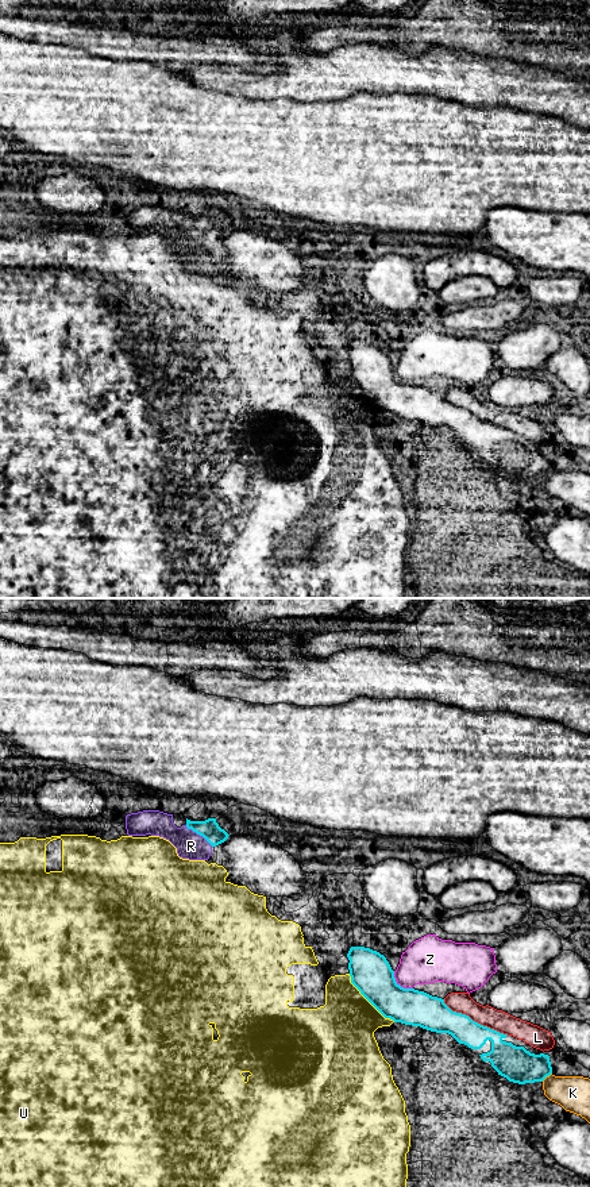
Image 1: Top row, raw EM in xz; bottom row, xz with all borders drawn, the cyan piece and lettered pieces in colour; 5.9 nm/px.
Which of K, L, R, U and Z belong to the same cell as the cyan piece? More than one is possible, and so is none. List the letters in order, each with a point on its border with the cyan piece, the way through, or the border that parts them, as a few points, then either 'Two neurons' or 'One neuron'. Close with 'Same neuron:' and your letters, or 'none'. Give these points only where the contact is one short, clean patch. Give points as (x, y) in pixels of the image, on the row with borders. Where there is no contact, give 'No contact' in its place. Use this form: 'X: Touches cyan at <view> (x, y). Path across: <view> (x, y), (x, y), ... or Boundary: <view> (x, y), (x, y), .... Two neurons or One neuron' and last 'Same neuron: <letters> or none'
K: Touches cyan at xz (546, 1076). Two neurons
L: Touches cyan at xz (474, 1021). Two neurons
R: Touches cyan at xz (199, 833). Path across: xz (209, 829), (205, 833), (199, 833), (191, 846). One neuron
U: Touches cyan at xz (369, 1001). Two neurons
Z: Touches cyan at xz (398, 985). Boundary: xz (393, 971), (394, 979), (401, 986), (412, 989). Two neurons
Same neuron: R

